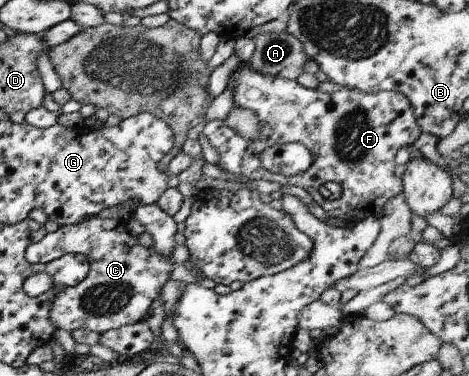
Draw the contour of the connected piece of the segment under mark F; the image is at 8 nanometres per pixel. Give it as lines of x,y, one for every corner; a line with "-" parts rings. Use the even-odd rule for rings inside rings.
244,62
241,65
237,66
237,69
232,72
229,81
227,82
227,86
230,86
232,92
232,102
234,107
238,108
248,108
251,110
258,119
258,136
253,138
252,140
246,140
243,136
239,136
234,130
230,129
226,126
224,120
214,120
210,122
202,122
204,124
204,128
201,133
206,137
210,146
216,149
216,154
219,155
218,167
222,170
226,170
230,174
234,174
234,176
242,176
242,178
246,178
246,180
253,179
262,179
278,182
280,185
294,185
303,188
310,196
312,197
313,202
316,202
322,210
327,214
328,217
338,217
346,222
357,223
358,221
364,220
365,218
378,218
380,214
382,214
383,206
386,204
386,201
393,196
396,196
401,191
401,180
394,176
394,156
398,150
403,149
406,145
412,144
413,140
420,134
421,130
418,128
417,122
414,120
413,108
411,107
410,101
403,96
402,93
384,90
378,91
375,93
365,93
359,91
358,89
349,89
348,87
342,87
340,90
337,90
335,93
322,93
317,91
316,89
307,89
298,85
295,80
283,79
280,77
273,77
270,75
265,75
252,68
247,67
-
282,142
300,142
305,147
306,150
310,153
312,157
310,166
301,173
292,176
283,176
278,175
276,173
271,173
267,171
265,168
262,168
257,163
257,154
261,153
265,148
271,147
272,145
282,144
-
326,182
336,182
338,186
340,186
341,191
338,198
334,200
320,198
318,193
318,188
322,186
322,184
326,184

